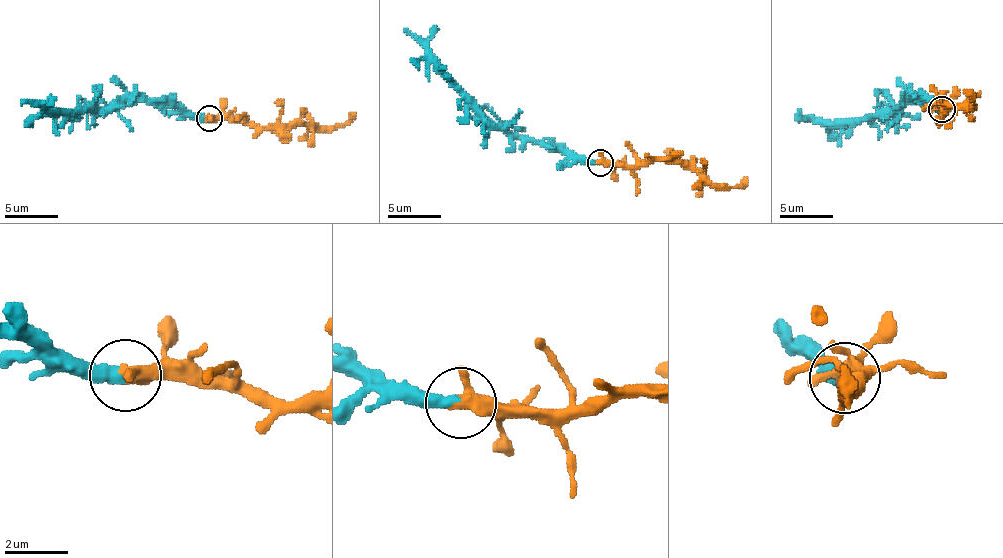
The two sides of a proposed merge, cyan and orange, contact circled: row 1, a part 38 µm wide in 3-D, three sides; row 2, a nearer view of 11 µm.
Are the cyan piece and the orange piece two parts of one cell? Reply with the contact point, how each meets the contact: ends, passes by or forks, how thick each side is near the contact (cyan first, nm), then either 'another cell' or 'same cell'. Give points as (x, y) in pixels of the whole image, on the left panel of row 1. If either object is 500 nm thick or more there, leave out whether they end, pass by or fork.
at (209, 118); cyan ends there; orange passes by; 460 nm thick on the cyan side, 400 nm on the other; same cell

